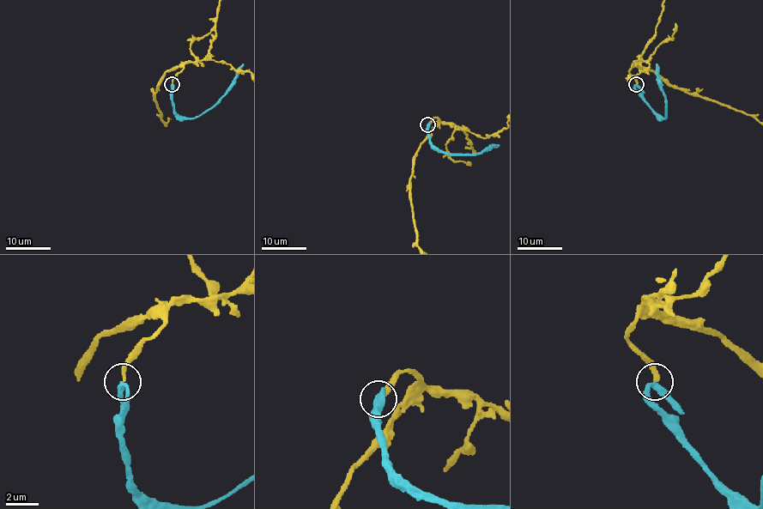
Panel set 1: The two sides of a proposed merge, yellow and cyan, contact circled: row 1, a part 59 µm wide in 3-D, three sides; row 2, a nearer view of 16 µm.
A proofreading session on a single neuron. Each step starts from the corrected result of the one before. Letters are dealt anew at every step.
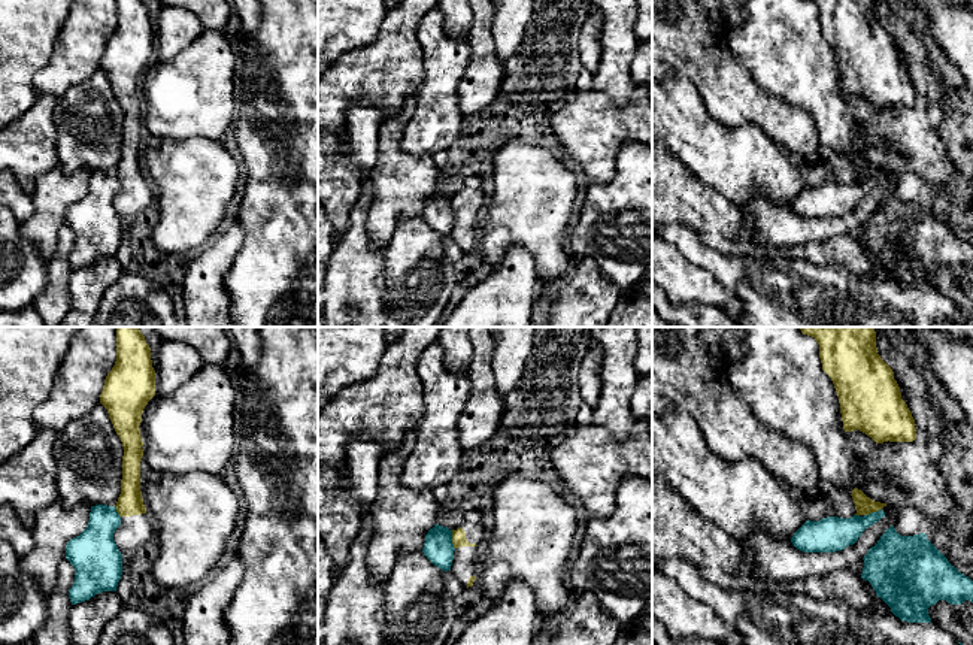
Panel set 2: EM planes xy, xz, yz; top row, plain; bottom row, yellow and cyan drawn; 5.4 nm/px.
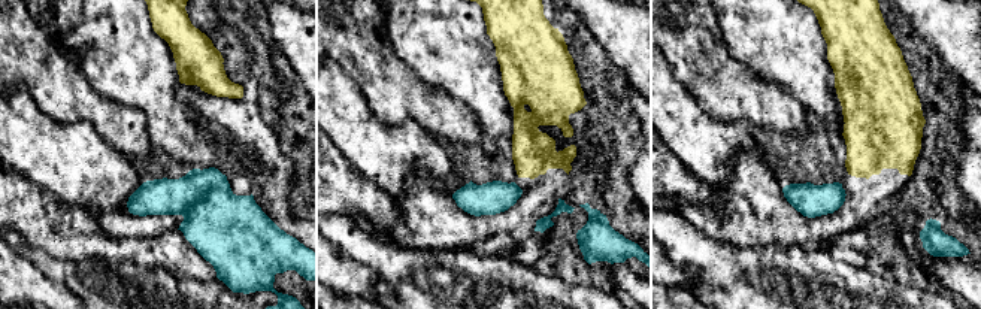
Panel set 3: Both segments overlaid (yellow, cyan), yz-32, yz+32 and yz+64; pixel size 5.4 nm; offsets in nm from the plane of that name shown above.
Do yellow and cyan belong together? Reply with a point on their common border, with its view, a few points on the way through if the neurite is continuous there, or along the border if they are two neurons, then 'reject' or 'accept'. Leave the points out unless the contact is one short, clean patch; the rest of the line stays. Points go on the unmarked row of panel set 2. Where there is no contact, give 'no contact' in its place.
contact xz (452, 205); border xz (451, 196), (454, 214); reject

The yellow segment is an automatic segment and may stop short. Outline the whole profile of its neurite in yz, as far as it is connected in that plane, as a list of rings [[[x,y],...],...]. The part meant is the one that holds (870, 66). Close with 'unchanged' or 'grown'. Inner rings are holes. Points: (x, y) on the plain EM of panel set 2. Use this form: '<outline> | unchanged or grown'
[[[807,0],[819,10],[822,36],[831,43],[845,97],[860,96],[876,109],[913,108],[916,93],[912,78],[901,64],[892,34],[880,24],[876,0]]] | unchanged

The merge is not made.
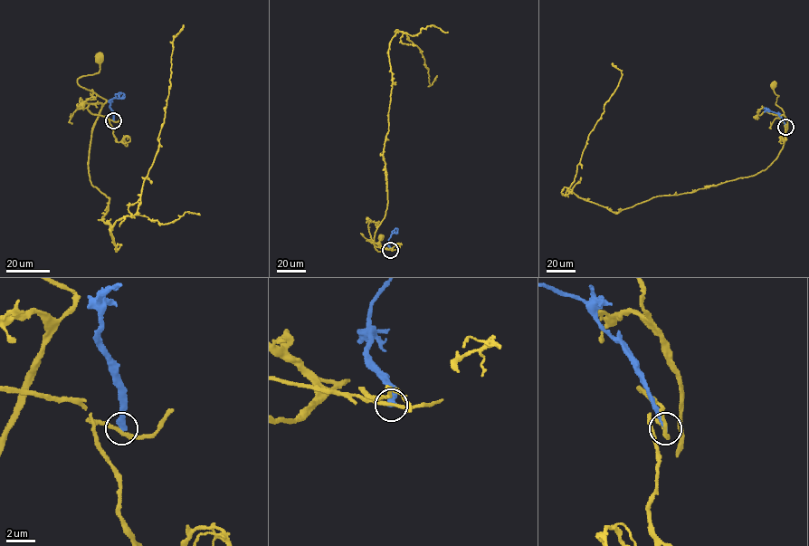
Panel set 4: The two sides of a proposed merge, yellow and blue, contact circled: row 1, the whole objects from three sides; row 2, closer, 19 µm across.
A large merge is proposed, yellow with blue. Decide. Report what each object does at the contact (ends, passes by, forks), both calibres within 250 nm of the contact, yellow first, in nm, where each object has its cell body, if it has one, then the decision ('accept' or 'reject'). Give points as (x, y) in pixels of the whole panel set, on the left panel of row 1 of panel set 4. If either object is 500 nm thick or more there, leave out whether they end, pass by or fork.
yellow passes by; blue ends; calibres 240 and 400 nm; soma yellow (99, 58); soma blue none; reject

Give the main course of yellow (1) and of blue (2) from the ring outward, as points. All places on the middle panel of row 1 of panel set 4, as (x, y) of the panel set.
1: (390, 250), (377, 247), (374, 243), (385, 247), (366, 241), (377, 243), (381, 238)
2: (390, 250), (388, 241), (393, 234), (397, 233), (397, 228)

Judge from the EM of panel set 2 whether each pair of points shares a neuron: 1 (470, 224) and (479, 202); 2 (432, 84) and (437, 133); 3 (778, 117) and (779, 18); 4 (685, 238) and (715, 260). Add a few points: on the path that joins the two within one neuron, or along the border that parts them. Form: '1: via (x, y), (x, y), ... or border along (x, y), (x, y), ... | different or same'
1: via (470, 218), (473, 208) | same
2: via (437, 96), (437, 121) | same
3: border along (749, 75), (766, 91), (809, 112) | different
4: via (693, 245), (708, 259) | same

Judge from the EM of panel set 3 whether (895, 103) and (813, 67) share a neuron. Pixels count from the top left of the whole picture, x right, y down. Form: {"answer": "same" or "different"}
{"answer": "different"}

